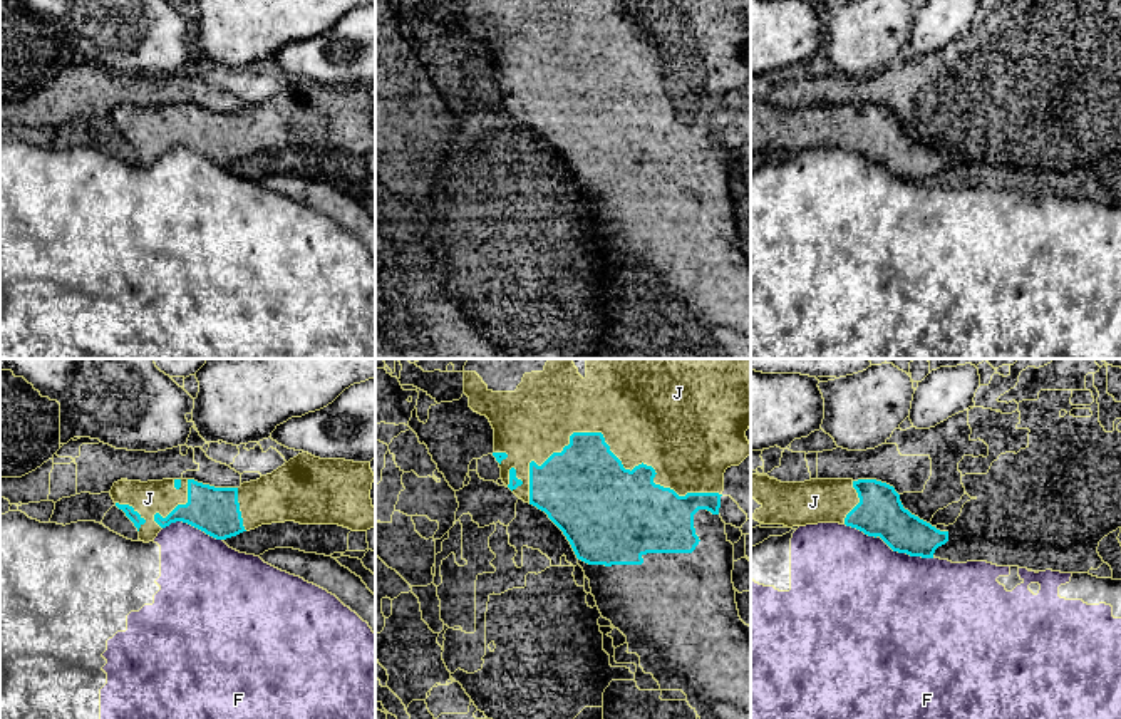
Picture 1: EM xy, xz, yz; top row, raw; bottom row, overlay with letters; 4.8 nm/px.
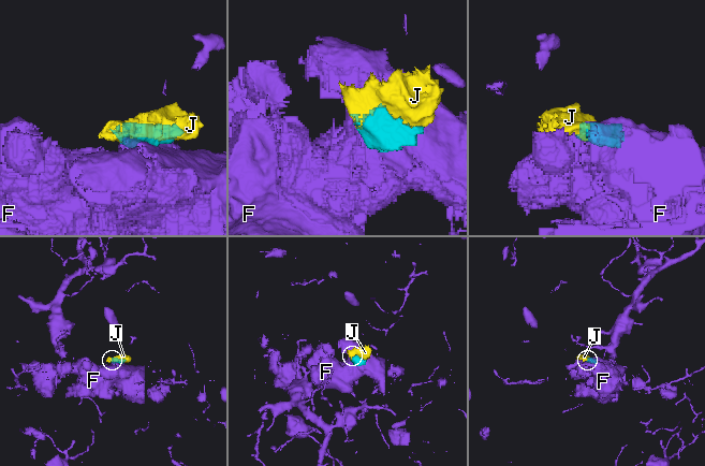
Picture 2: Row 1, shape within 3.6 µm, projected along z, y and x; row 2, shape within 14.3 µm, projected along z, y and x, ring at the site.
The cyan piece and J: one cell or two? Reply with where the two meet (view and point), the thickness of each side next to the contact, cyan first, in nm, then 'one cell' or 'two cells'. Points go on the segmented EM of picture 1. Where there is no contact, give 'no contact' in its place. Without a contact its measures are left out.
contact xz (622, 466); calibres 480 and 420 nm; one cell

